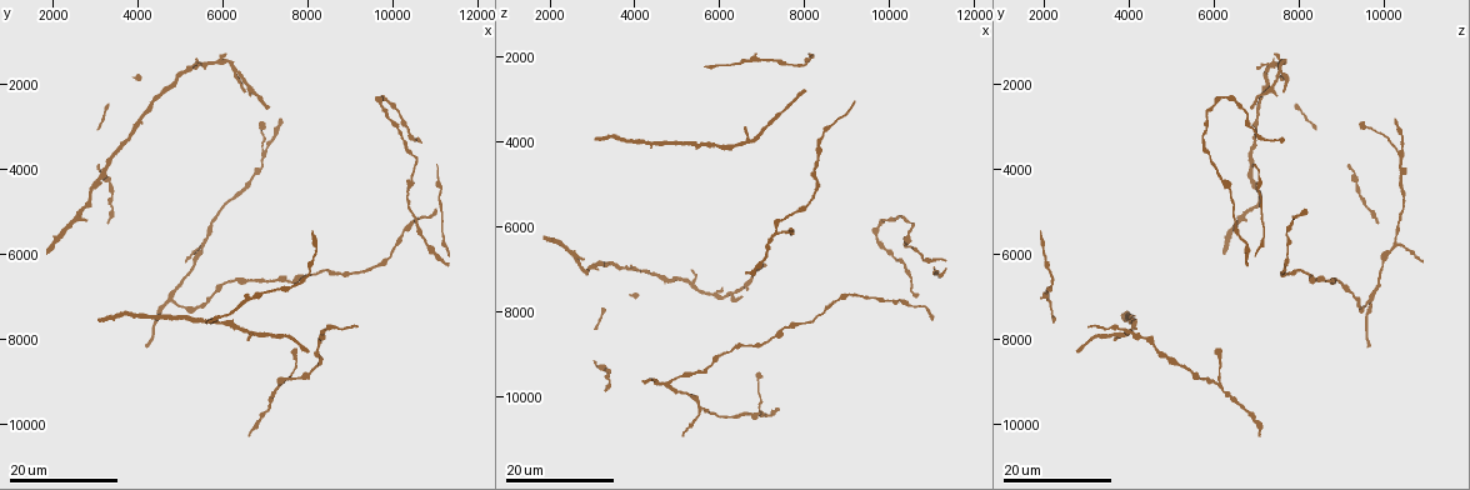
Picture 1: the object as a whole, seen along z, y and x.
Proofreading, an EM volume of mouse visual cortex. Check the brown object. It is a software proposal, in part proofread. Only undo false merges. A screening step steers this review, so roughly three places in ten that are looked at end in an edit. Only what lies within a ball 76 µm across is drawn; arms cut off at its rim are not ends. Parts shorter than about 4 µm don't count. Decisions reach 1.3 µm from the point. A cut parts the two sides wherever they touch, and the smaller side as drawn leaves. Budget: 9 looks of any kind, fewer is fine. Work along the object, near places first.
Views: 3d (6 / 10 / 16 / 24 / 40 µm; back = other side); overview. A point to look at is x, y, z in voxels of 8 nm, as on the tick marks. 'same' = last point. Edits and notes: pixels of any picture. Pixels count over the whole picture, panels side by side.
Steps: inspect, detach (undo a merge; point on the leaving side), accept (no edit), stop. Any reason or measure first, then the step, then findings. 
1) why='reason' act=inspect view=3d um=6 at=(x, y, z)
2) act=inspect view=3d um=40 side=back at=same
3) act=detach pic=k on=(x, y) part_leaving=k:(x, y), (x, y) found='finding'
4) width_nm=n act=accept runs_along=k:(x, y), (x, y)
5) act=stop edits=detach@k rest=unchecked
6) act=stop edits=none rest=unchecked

act=inspect view=3d um=16 at=(5300, 6100, 9900)

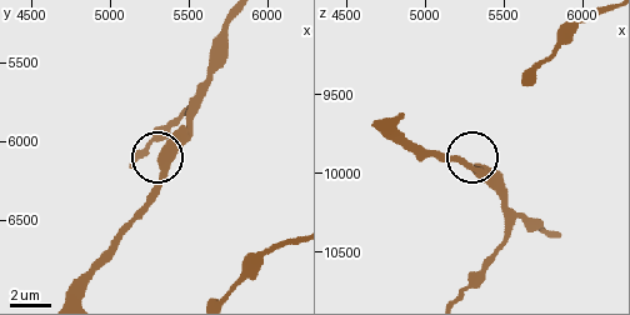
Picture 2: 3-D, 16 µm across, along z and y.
why='closer look' act=inspect view=3d um=10 at=same

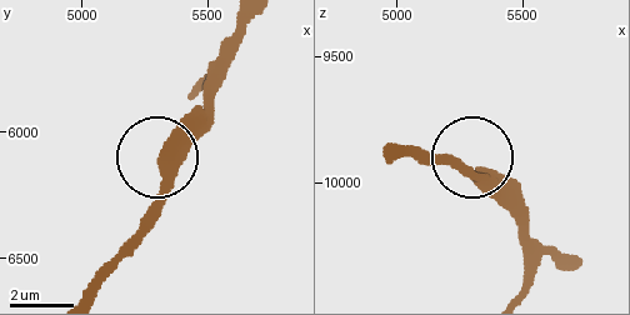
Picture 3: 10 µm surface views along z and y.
width_nm=420 act=accept found='continuous, no second neuron'

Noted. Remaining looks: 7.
why='side arm on a straight run' act=inspect view=3d um=24 at=(4800, 7000, 9750)

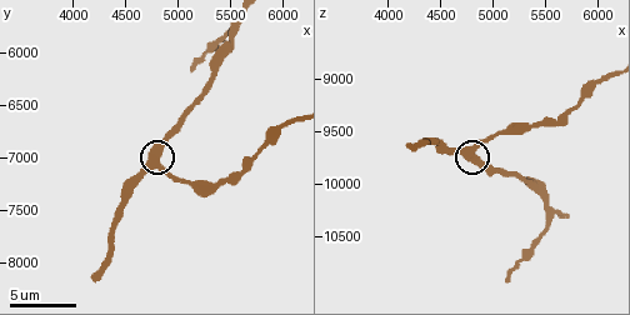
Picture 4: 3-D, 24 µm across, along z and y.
act=inspect view=3d um=10 at=(4740, 7000, 9760)

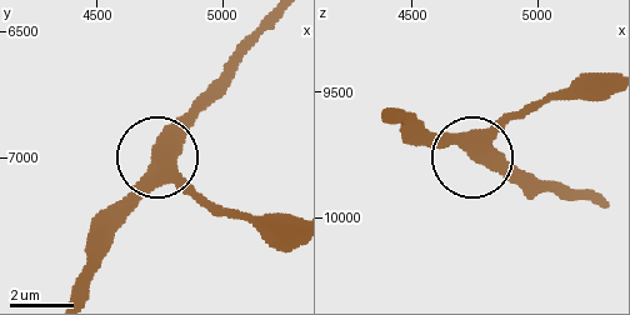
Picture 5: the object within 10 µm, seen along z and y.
side_arm_um=10 act=accept runs_along=5:(291, 221), (211, 210), (158, 165), (109, 214) found='continuous, no second neuron'

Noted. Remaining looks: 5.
act=inspect view=3d um=24 at=(10350, 5350, 7700)

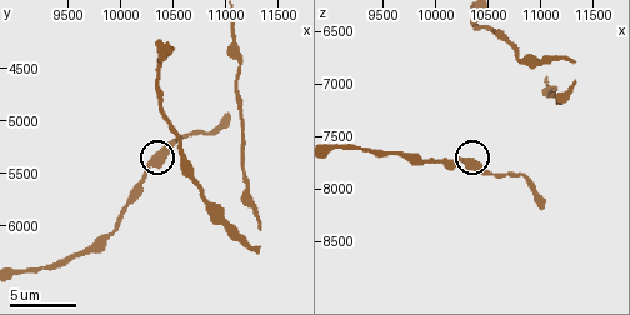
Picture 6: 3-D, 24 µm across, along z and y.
act=inspect view=3d um=6 at=(10360, 5400, 7760)

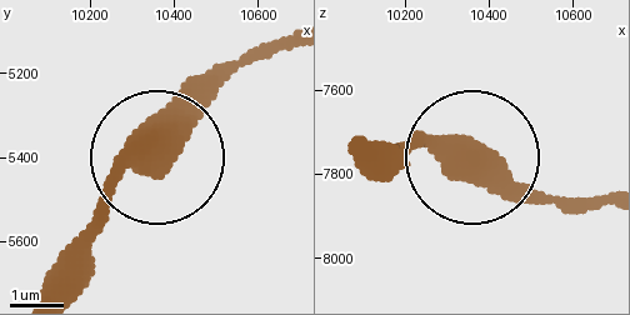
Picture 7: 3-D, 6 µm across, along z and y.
width_nm=410 act=accept runs_along=7:(46, 283), (78, 229), (248, 58) found='all the same neuron'

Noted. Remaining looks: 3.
why='two arms in line, one across' act=inspect view=3d um=16 at=(6400, 1700, 7550)

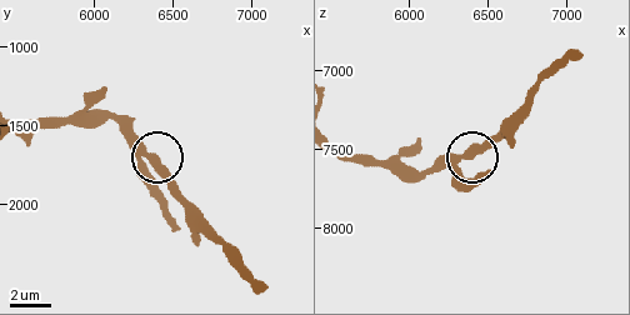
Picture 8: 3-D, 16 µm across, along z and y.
why='closer look' act=inspect view=3d um=10 at=(6380, 1700, 7560)

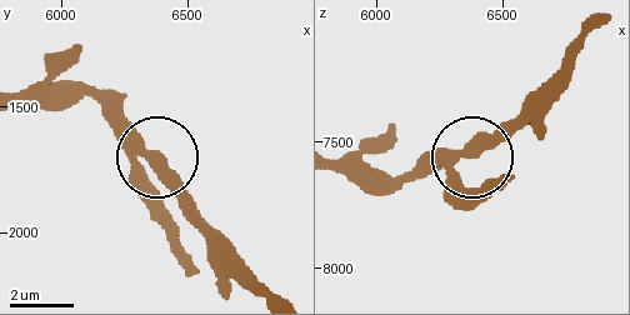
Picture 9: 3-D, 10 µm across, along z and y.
arms=3 act=accept found='all the same neuron'

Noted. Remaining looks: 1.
act=stop edits=none rest=unchecked

